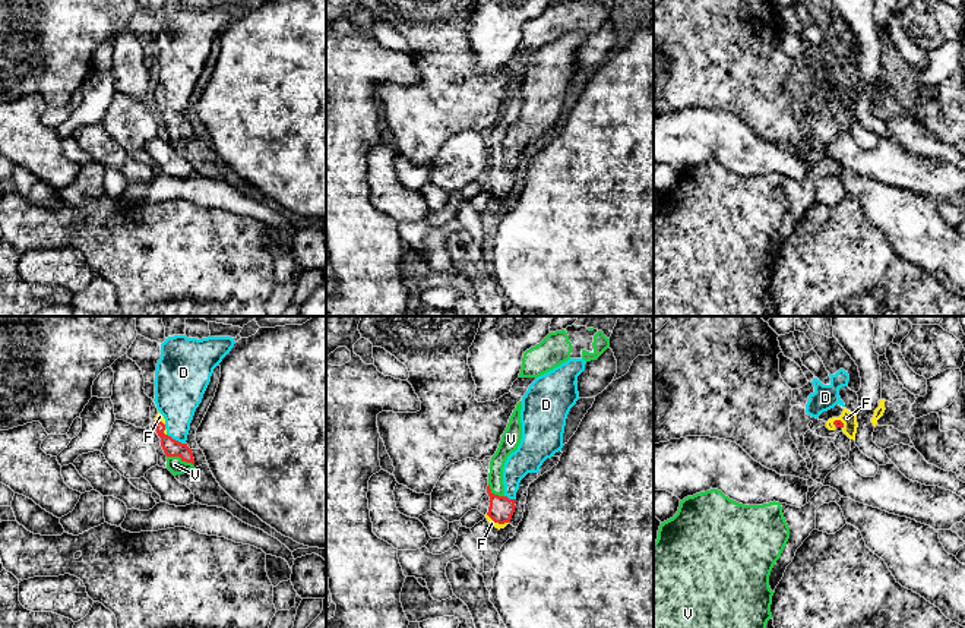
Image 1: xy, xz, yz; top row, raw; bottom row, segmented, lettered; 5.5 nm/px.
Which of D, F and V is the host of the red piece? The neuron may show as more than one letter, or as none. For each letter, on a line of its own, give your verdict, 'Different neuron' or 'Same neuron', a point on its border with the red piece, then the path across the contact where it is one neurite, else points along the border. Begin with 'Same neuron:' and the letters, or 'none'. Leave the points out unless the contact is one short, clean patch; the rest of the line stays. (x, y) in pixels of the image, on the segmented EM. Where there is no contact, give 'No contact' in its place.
Same neuron: F, V
D: Different neuron. Touches red at xy (174, 439). Boundary: xy (167, 434), (184, 444)
F: Same neuron. Touches red at xz (497, 521). Path across: xz (502, 508), (497, 521), (492, 523)
V: Same neuron. Touches red at xy (180, 457). Path across: xy (173, 448), (180, 457), (174, 464)

